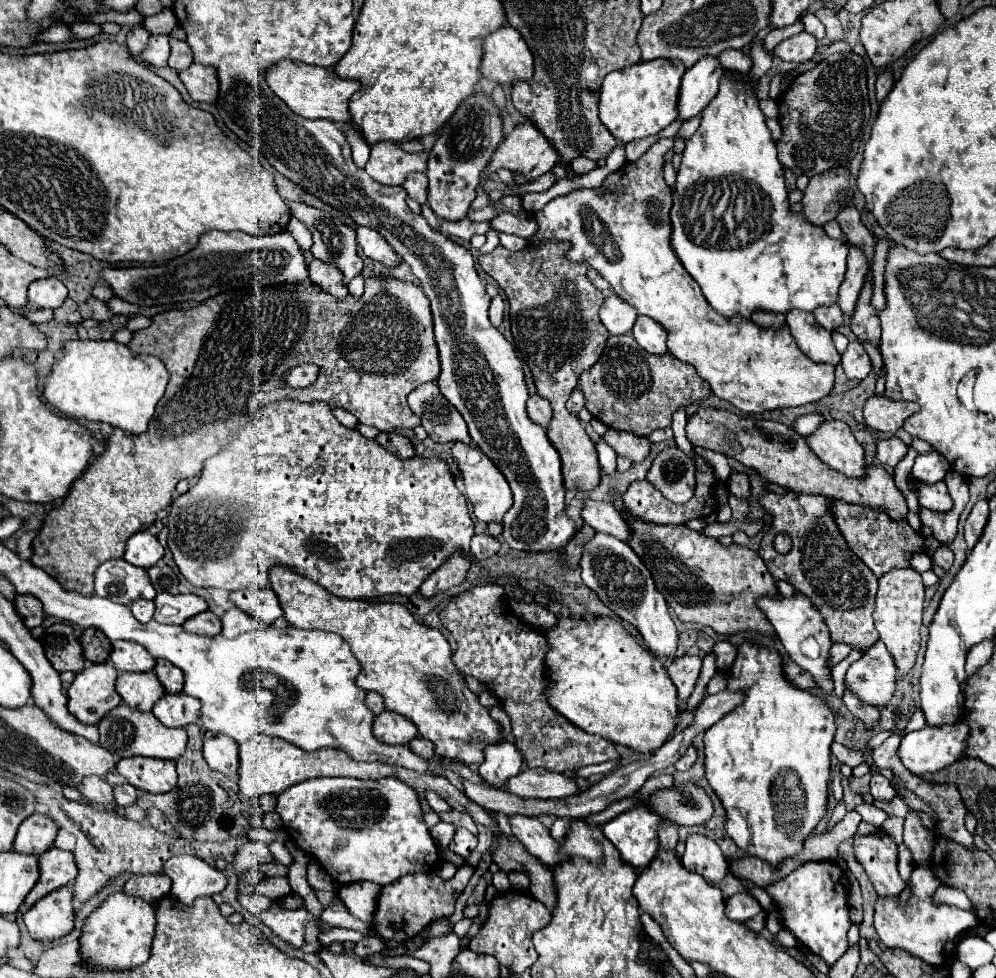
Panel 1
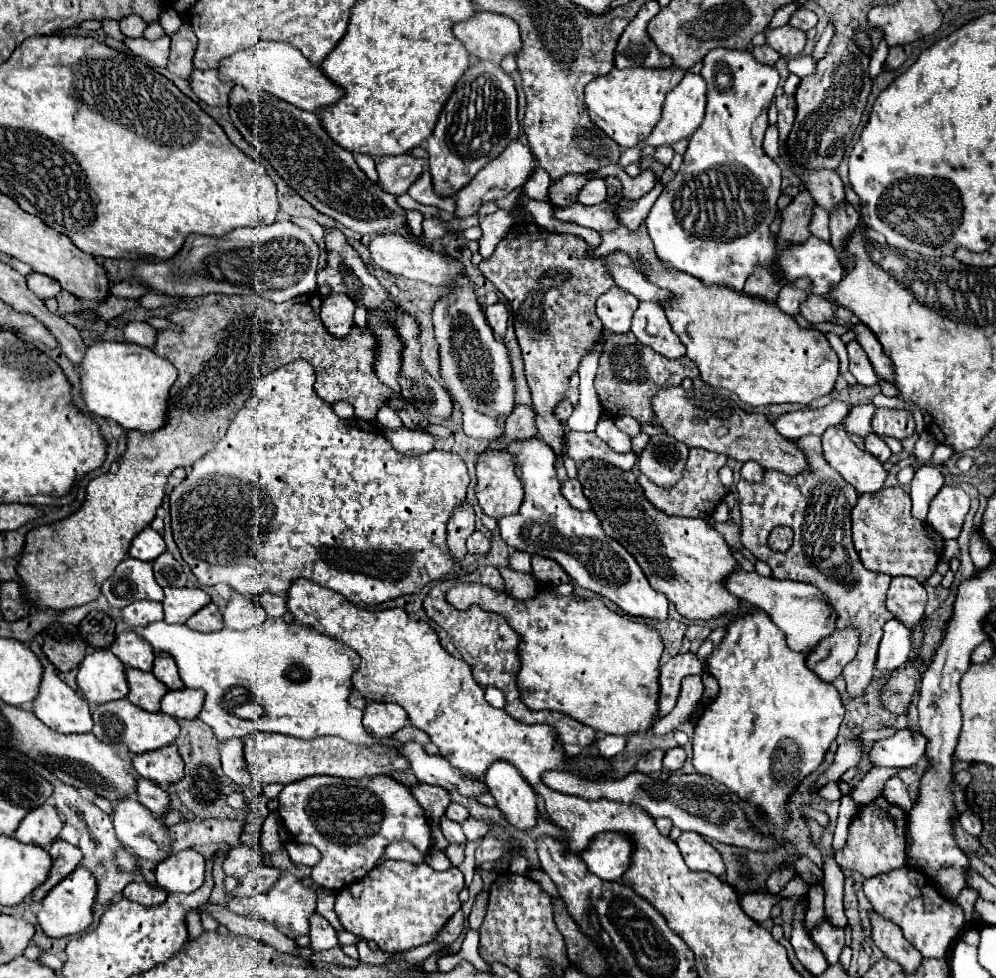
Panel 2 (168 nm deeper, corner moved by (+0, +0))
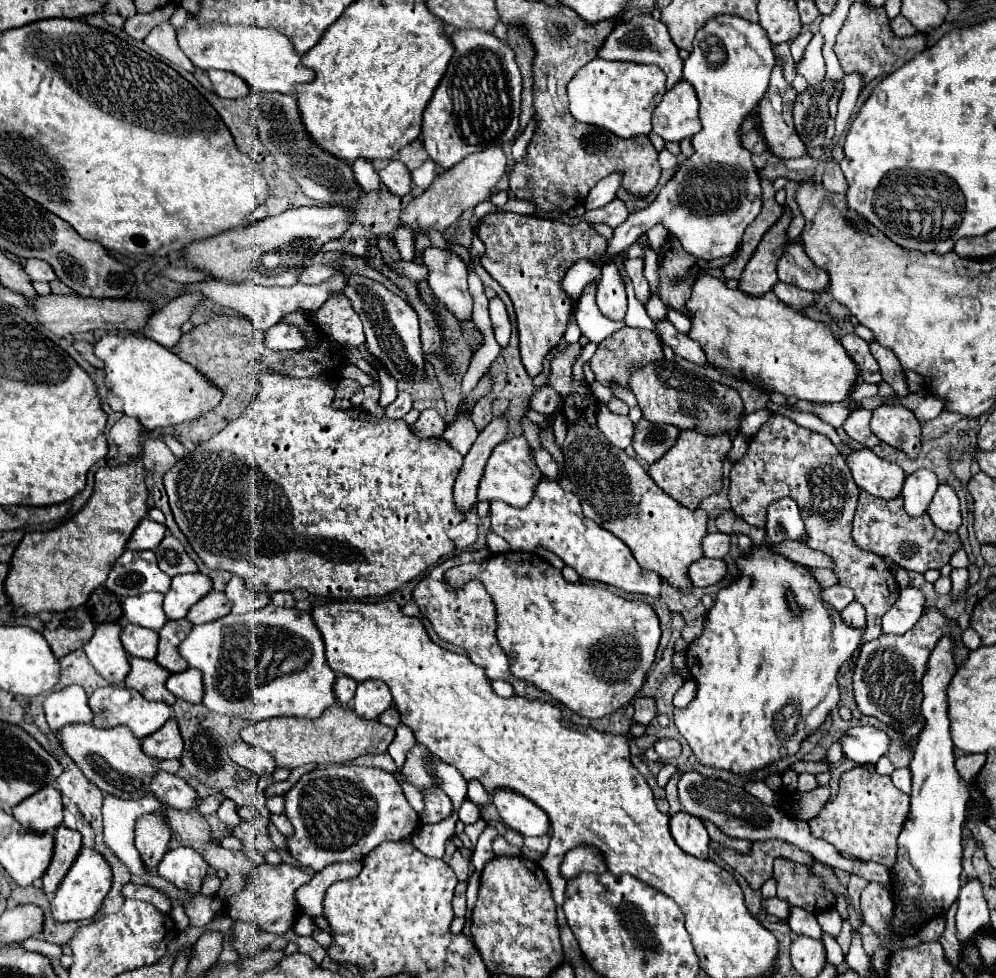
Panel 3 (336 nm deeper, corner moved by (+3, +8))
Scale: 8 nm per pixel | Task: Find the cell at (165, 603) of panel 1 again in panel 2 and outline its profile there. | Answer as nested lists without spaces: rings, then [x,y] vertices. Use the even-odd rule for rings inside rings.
[[[164,588],[164,620],[184,624],[192,614],[210,604],[210,596],[200,588]]]

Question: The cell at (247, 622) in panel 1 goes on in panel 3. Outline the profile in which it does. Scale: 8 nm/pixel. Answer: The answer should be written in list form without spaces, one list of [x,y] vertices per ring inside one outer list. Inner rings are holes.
[[[233,576],[233,578],[227,582],[225,594],[227,594],[227,598],[233,602],[231,612],[235,612],[235,614],[247,614],[247,612],[259,610],[259,608],[263,608],[263,606],[267,606],[267,604],[271,602],[271,600],[269,600],[269,594],[249,590],[239,576]]]

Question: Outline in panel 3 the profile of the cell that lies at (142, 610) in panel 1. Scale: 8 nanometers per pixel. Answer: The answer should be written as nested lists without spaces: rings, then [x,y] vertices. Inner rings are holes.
[[[145,592],[139,596],[125,598],[123,614],[127,622],[143,628],[151,628],[155,632],[159,632],[167,622],[167,616],[163,612],[163,594],[159,592]]]

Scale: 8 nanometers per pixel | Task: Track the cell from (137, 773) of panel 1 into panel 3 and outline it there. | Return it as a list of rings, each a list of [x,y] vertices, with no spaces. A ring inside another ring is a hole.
[[[175,718],[167,720],[159,732],[153,732],[151,736],[143,738],[143,750],[149,756],[155,756],[159,760],[167,758],[181,758],[183,752],[183,740],[179,734],[179,726],[175,724]]]

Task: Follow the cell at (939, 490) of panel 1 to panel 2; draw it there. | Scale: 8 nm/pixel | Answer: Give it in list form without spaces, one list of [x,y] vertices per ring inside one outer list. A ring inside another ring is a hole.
[[[942,486],[942,490],[932,498],[928,524],[944,538],[952,540],[958,538],[964,516],[968,514],[970,498],[958,486]]]

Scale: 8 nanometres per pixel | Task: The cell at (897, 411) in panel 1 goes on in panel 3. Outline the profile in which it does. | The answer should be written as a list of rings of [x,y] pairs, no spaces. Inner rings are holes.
[[[883,404],[873,410],[871,432],[885,444],[915,460],[921,452],[921,424],[915,414],[901,404]]]

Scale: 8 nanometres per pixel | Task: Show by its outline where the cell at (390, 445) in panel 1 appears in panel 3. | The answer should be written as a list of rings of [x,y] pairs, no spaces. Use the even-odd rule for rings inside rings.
[[[427,408],[421,412],[419,420],[411,426],[413,434],[419,438],[429,438],[429,436],[443,436],[445,432],[445,420],[439,416],[435,408]]]

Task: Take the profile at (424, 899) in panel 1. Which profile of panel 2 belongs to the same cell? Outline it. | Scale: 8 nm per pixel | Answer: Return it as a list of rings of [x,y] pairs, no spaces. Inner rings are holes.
[[[386,860],[380,866],[372,868],[368,872],[368,876],[364,876],[364,892],[358,900],[354,900],[348,890],[338,892],[334,910],[336,910],[342,926],[348,932],[376,942],[380,946],[380,950],[384,950],[384,952],[404,952],[404,950],[410,950],[414,946],[428,944],[430,940],[436,938],[436,934],[442,930],[446,920],[460,910],[458,892],[462,888],[464,888],[464,876],[454,866],[446,872],[436,872],[426,862],[410,864],[410,862]]]

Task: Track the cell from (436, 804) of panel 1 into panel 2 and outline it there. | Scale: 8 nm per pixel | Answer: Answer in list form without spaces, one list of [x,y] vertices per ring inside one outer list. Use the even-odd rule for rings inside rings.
[[[450,802],[448,808],[446,808],[446,816],[448,816],[450,820],[454,820],[454,822],[462,822],[462,820],[468,818],[468,810],[466,810],[464,806],[460,806],[460,804]]]

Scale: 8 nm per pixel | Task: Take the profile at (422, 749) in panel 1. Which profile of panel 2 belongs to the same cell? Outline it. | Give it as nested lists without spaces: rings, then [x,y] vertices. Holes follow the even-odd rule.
[[[408,724],[408,726],[404,726],[400,732],[396,732],[394,738],[400,740],[400,742],[418,742],[418,744],[422,744],[422,746],[430,742],[430,738],[428,738],[422,730],[414,728],[412,724]]]

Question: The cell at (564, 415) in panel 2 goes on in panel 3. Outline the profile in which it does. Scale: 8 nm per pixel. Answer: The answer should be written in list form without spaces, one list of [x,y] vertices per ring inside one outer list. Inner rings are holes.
[[[543,384],[541,388],[533,390],[529,406],[531,406],[531,410],[535,410],[539,414],[553,414],[563,408],[563,402],[561,402],[561,396],[551,386]]]

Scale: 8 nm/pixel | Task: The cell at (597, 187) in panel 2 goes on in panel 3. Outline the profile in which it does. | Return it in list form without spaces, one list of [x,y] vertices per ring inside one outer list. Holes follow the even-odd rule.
[[[681,80],[673,90],[665,92],[661,104],[653,112],[653,132],[657,132],[665,142],[681,142],[683,138],[691,138],[701,130],[699,122],[699,100],[695,96],[695,90],[691,84]]]

